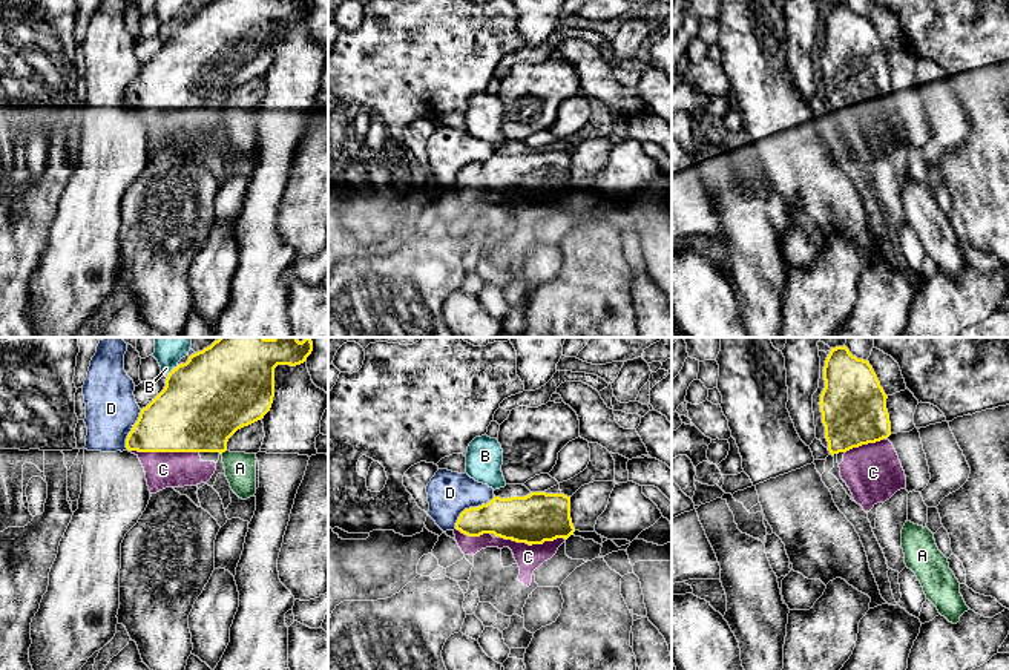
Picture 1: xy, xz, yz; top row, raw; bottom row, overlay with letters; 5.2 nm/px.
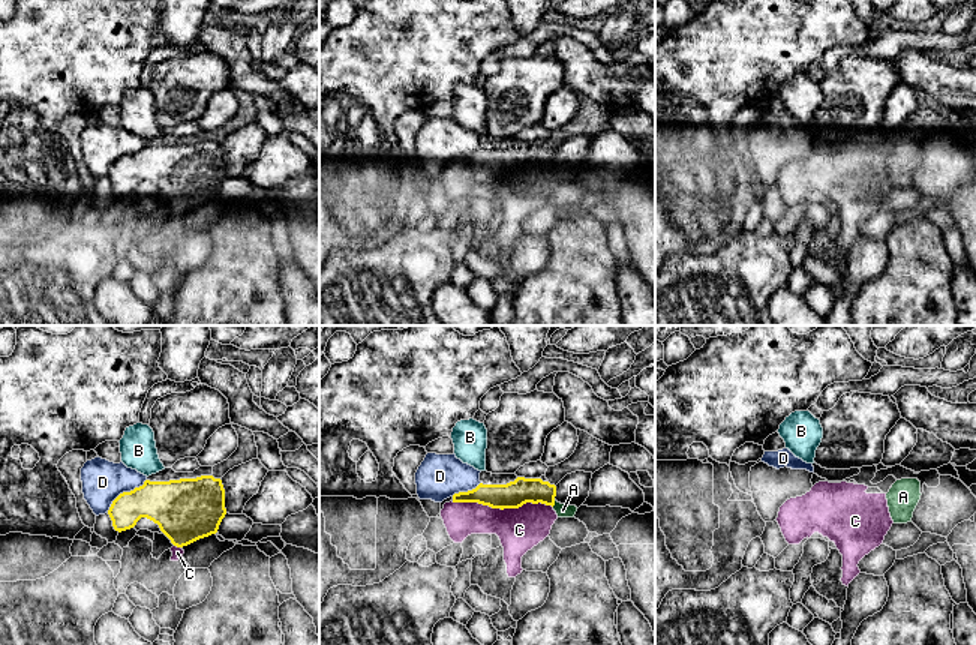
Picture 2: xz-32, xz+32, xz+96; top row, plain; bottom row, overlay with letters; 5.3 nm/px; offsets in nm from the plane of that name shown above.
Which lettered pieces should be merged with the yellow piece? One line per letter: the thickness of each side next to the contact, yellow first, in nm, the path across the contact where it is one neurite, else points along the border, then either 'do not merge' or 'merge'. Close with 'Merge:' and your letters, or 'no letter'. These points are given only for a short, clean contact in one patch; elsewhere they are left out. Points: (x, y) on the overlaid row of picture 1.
A: 440 nm thick on the yellow side, 160 nm on the other; border along xy (226, 449), (221, 454); do not merge
B: 460 nm thick on the yellow side, 190 nm on the other; border along xy (178, 365), (166, 376); do not merge
C: 400 nm thick on the yellow side, 190 nm on the other; merge
D: 220 nm thick on the yellow side, 220 nm on the other; border along xz (494, 495), (485, 503), (466, 508), (454, 528); do not merge
Merge: C

